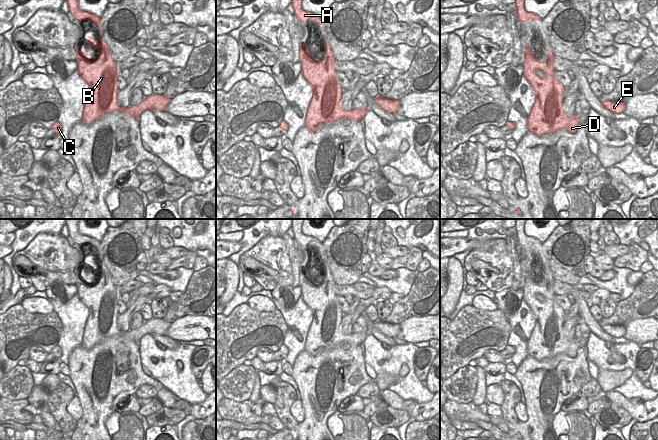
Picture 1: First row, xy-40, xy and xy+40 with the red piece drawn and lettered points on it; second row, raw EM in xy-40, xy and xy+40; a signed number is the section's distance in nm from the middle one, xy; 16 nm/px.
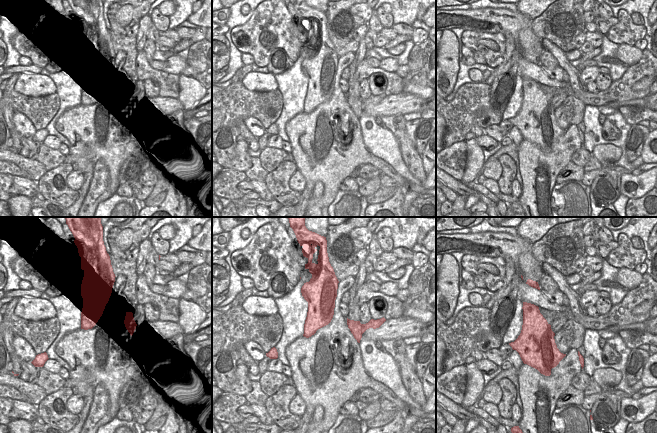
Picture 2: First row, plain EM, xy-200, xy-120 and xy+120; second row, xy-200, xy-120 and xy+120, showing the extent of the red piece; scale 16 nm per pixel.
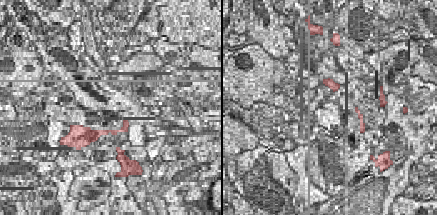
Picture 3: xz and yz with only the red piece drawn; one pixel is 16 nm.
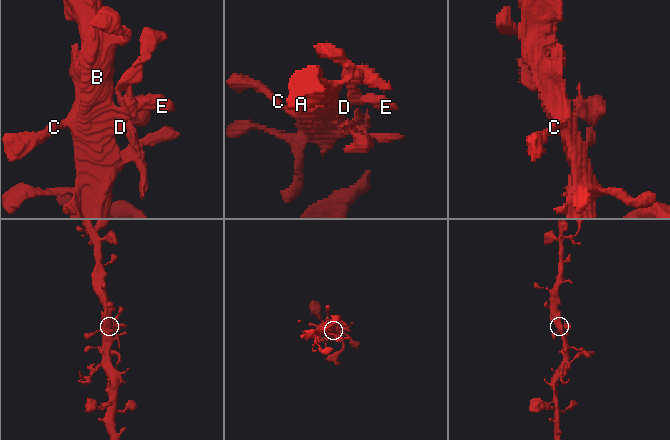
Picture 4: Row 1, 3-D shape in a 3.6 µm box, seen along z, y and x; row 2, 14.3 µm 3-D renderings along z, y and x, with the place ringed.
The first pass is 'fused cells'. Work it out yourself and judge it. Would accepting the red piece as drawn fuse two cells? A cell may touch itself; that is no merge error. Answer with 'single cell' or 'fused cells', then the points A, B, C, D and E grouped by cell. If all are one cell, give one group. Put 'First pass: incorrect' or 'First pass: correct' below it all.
single cell | A B C D E
First pass: incorrect

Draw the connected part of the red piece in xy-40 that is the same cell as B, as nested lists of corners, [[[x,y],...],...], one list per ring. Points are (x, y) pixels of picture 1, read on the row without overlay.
[[[66,219],[69,236],[80,247],[82,244],[92,245],[93,249],[99,248],[101,250],[101,266],[99,267],[97,263],[93,265],[91,260],[88,260],[88,265],[85,266],[85,268],[90,268],[91,276],[95,270],[98,272],[99,280],[96,285],[90,285],[93,282],[93,276],[92,280],[88,282],[85,280],[82,270],[80,274],[76,273],[78,297],[89,310],[81,346],[91,349],[99,342],[114,335],[133,340],[138,345],[140,345],[140,339],[146,334],[166,336],[171,323],[164,319],[152,318],[149,321],[144,321],[138,329],[128,332],[119,330],[117,326],[119,315],[117,306],[118,287],[113,284],[110,272],[102,263],[104,252],[101,242],[80,234],[78,230],[79,221],[80,219]]]

